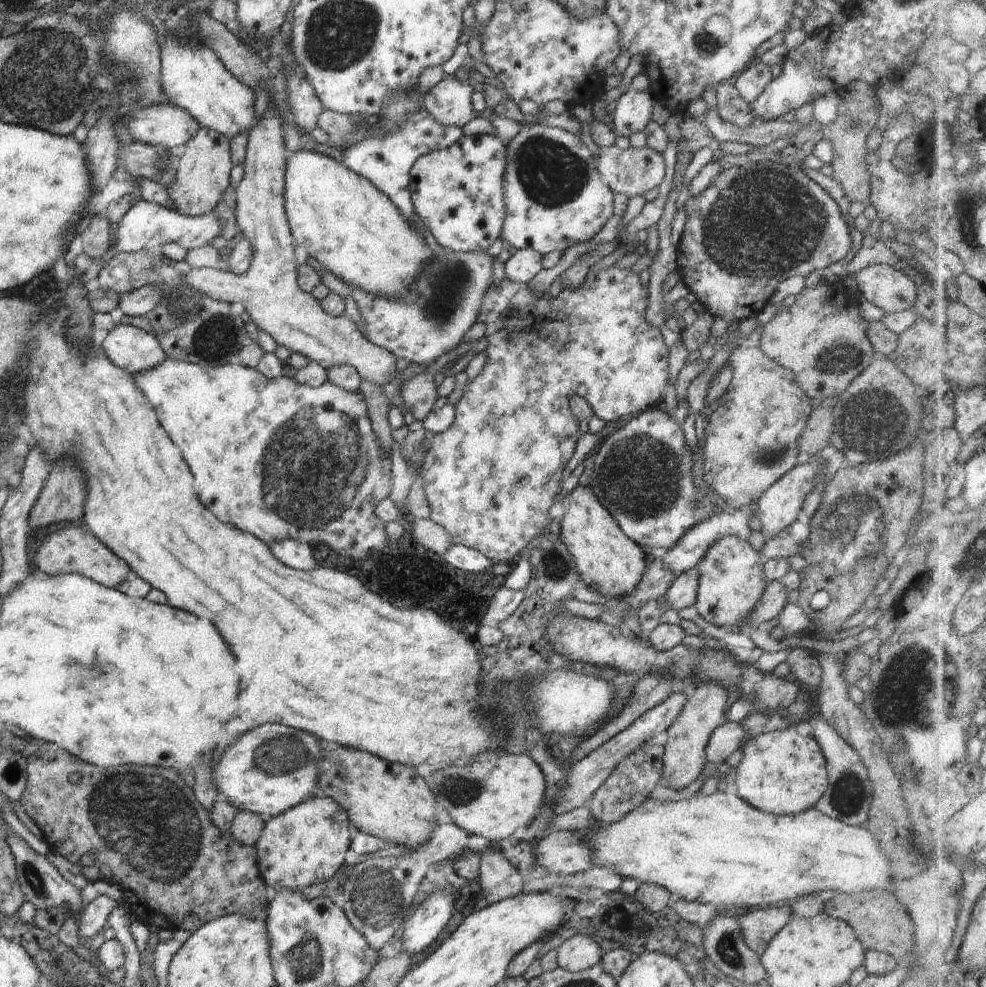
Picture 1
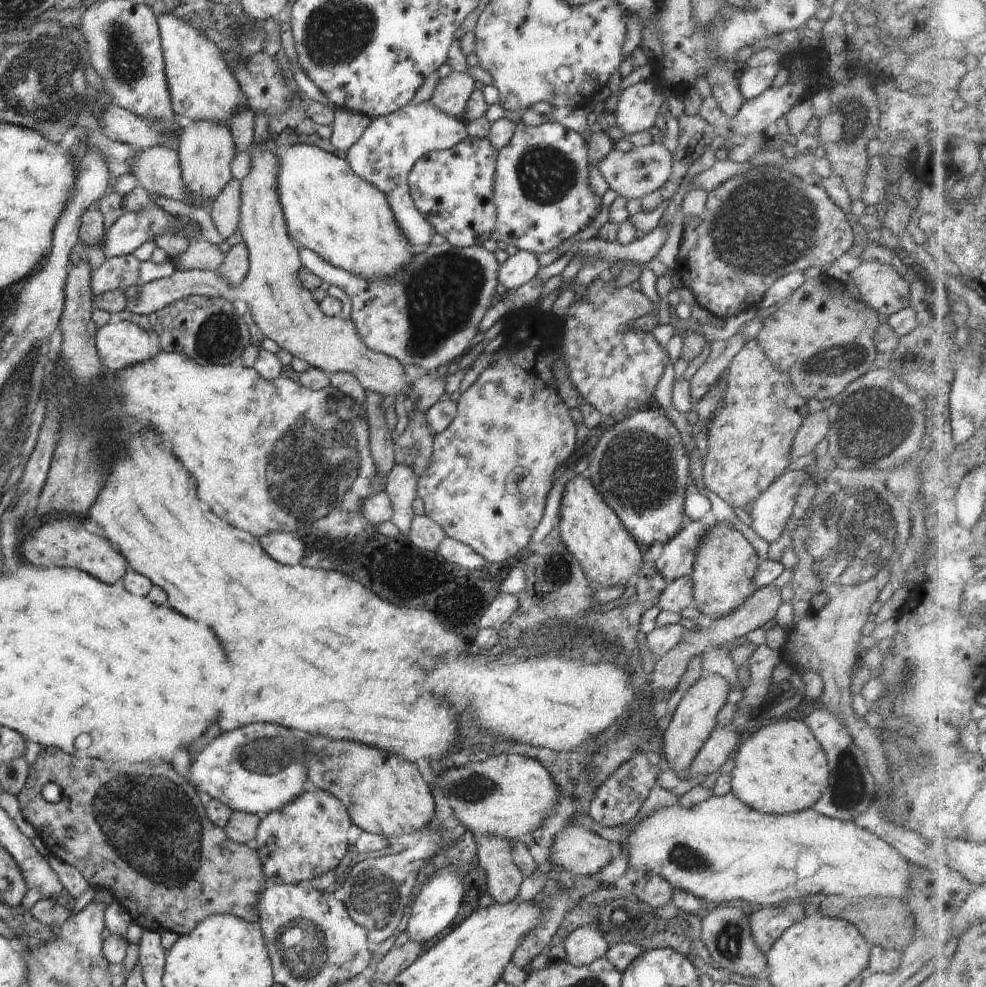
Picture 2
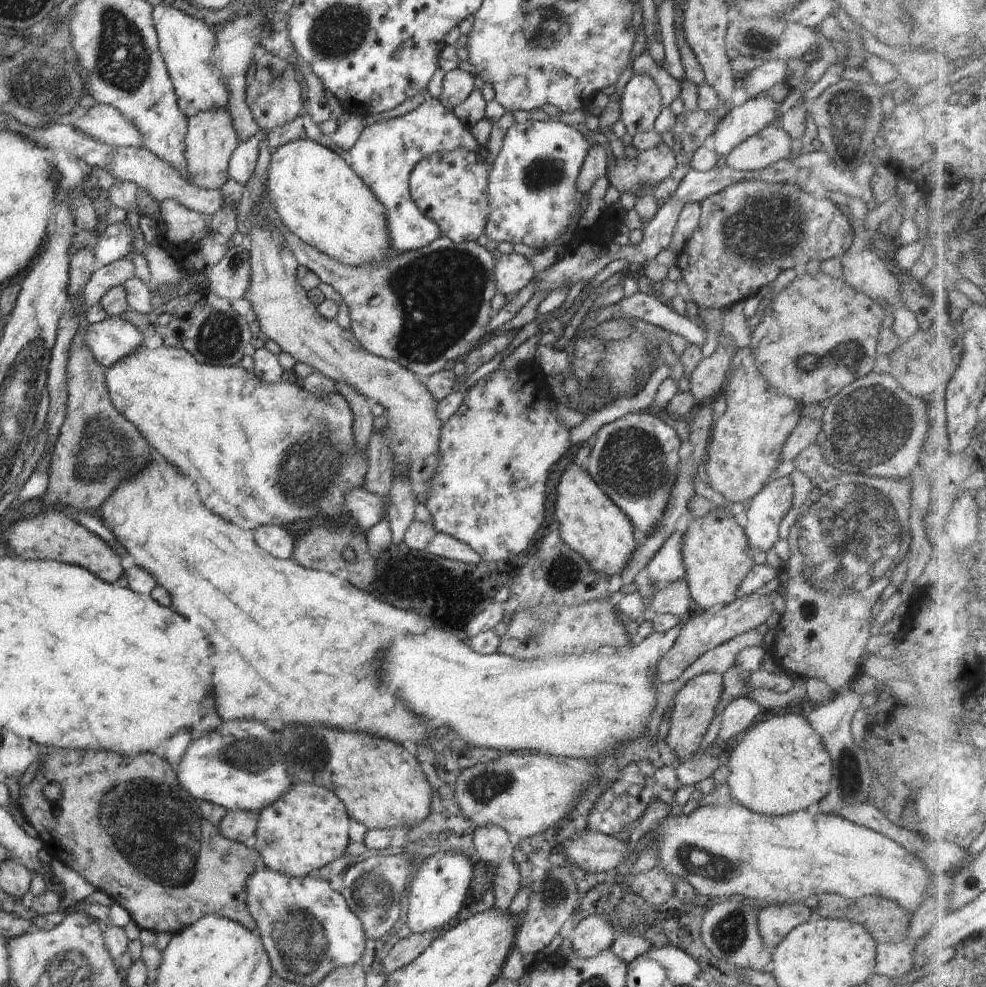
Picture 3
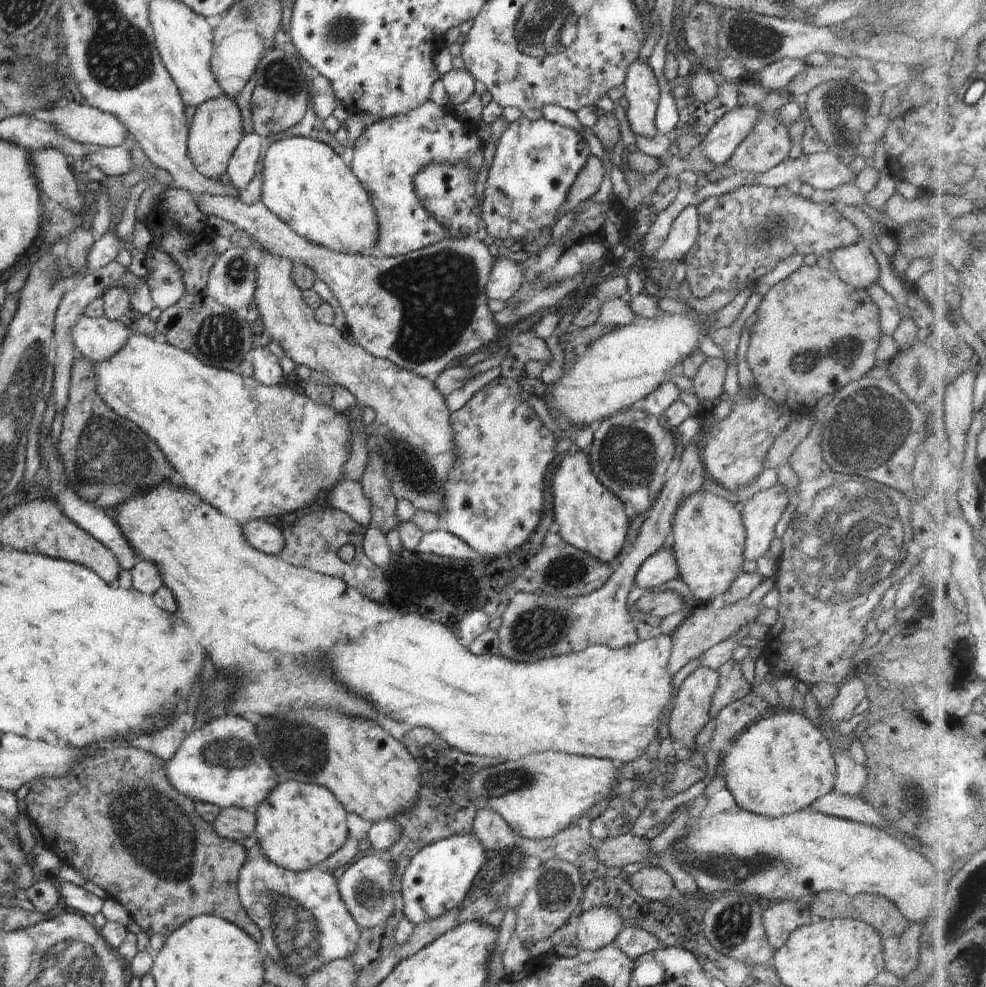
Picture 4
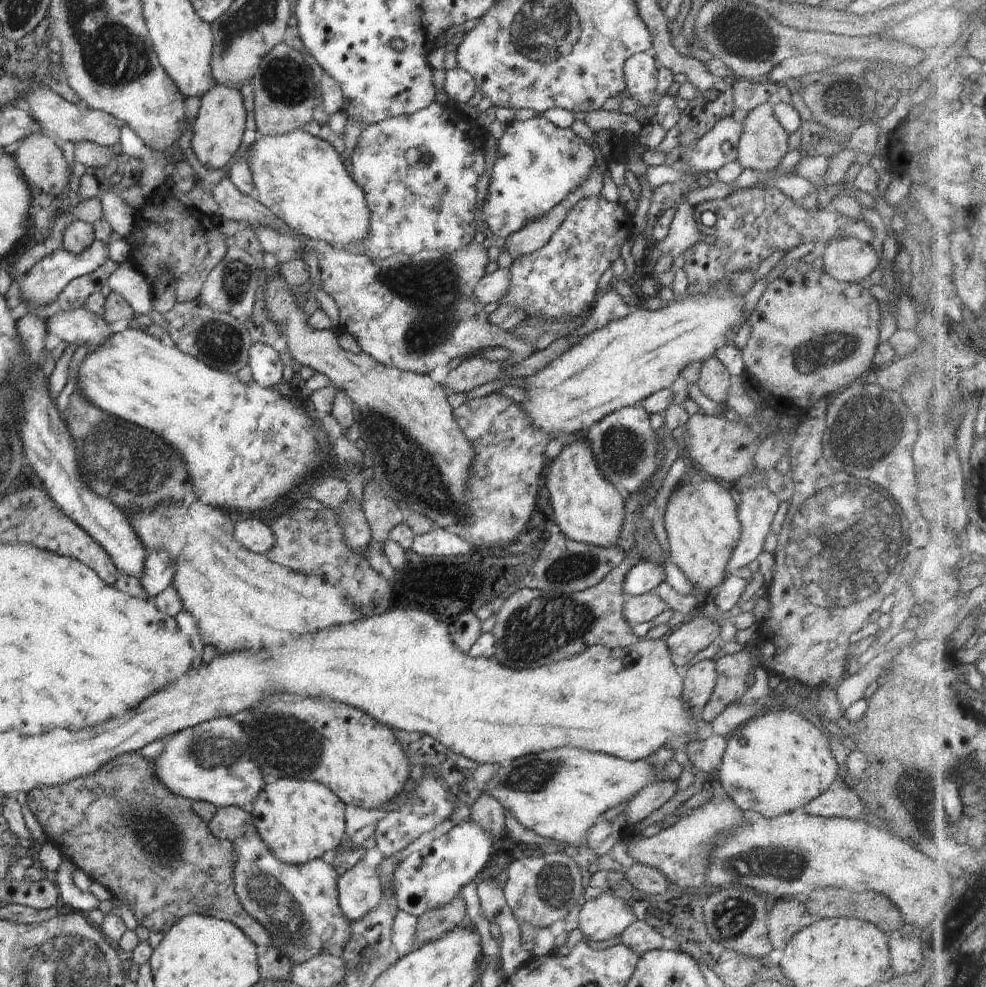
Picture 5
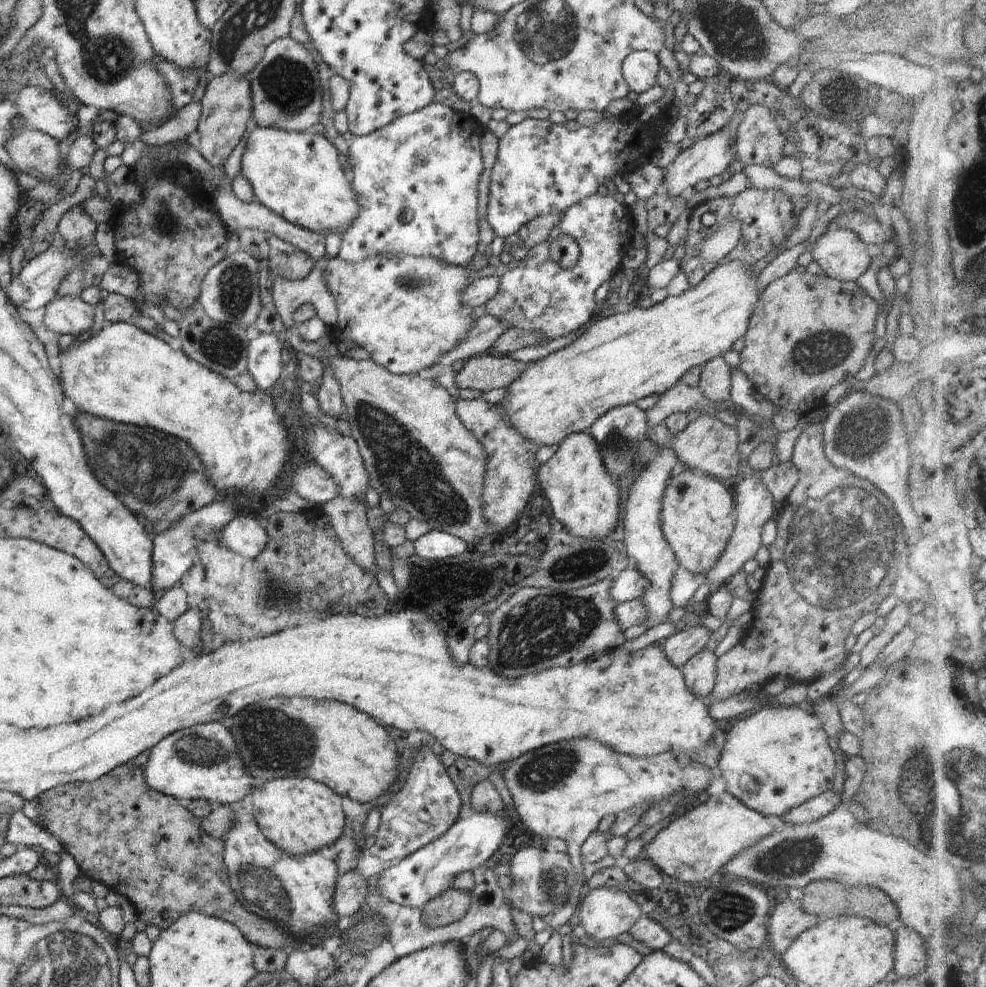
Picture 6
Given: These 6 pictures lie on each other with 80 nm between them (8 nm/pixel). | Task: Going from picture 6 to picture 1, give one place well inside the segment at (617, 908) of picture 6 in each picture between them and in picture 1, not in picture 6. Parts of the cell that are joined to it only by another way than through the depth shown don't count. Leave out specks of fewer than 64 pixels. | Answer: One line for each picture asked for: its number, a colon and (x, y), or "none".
1: (578, 953)
2: (586, 944)
3: (593, 935)
4: (598, 927)
5: (604, 917)

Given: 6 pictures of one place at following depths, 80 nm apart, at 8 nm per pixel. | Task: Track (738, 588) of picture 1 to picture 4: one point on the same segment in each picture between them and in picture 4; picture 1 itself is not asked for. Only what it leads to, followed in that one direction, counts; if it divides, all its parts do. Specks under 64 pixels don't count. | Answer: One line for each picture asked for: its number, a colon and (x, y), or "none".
2: (723, 570)
3: (716, 553)
4: (708, 540)

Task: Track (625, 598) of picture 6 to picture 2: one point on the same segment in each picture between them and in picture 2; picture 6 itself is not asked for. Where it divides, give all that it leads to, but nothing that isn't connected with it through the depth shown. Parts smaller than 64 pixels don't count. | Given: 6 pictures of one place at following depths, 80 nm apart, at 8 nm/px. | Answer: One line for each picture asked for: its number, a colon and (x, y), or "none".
2: (676, 560)
3: (667, 566)
4: (661, 567)
5: (643, 577)

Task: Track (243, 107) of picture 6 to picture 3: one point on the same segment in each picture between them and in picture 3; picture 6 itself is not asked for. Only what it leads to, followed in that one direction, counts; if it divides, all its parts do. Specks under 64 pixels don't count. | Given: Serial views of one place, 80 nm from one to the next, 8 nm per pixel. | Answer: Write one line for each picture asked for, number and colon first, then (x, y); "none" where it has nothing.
3: (210, 139)
4: (216, 129)
5: (218, 130)

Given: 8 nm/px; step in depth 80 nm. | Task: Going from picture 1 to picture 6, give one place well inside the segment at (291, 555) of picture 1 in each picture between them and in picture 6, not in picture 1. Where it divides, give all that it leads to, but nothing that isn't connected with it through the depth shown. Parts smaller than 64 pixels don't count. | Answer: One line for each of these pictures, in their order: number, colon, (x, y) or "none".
2: (286, 547)
3: (275, 540)
4: (262, 535)
5: (258, 537)
6: (245, 536)

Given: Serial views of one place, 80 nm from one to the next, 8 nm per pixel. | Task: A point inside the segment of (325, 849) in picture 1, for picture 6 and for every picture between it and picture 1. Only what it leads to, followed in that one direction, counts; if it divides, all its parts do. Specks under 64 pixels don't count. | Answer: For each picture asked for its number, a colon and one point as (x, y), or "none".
2: (307, 838)
3: (306, 828)
4: (299, 825)
5: (298, 820)
6: (298, 815)

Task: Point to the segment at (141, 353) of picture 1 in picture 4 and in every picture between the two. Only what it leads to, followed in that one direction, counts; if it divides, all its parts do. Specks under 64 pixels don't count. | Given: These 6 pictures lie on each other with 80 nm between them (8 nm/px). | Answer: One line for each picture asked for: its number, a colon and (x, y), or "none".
2: (122, 345)
3: (109, 341)
4: (97, 339)

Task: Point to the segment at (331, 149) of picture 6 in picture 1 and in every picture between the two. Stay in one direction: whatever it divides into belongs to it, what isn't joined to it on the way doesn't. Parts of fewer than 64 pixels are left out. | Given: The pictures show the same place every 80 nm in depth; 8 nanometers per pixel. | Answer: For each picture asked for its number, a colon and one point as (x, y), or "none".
1: (347, 224)
2: (330, 210)
3: (317, 195)
4: (306, 184)
5: (300, 178)

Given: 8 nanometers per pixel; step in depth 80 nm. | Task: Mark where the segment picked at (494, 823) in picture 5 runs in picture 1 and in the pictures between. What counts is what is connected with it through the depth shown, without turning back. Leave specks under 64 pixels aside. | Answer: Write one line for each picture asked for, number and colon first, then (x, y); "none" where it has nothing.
1: (499, 880)
2: (504, 879)
3: (494, 846)
4: (493, 833)

